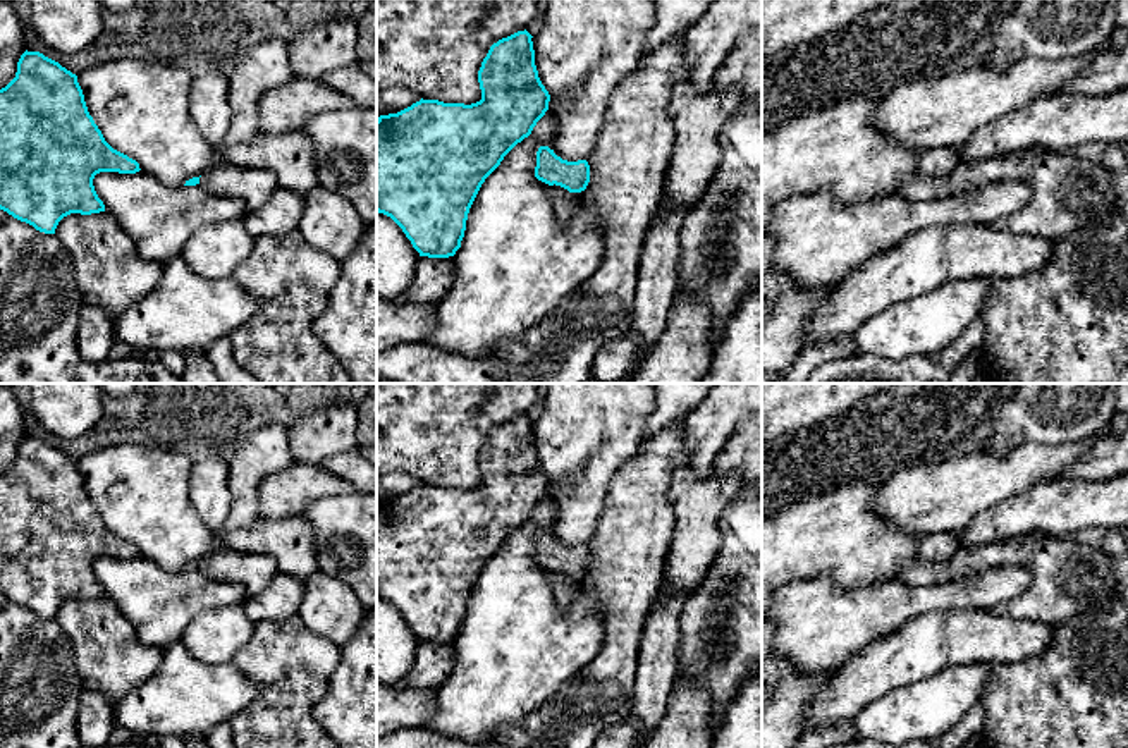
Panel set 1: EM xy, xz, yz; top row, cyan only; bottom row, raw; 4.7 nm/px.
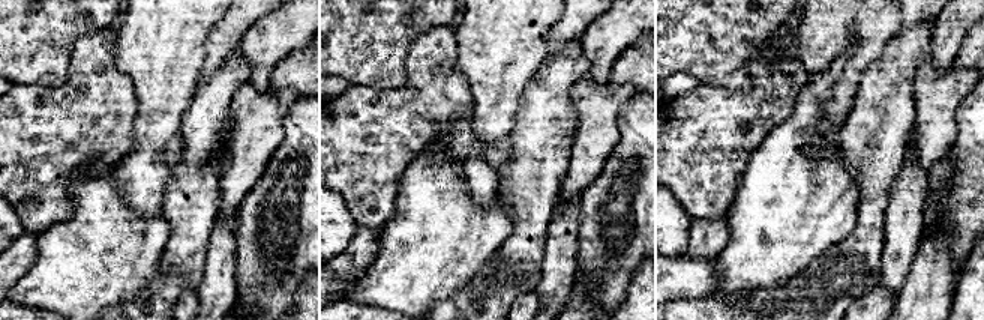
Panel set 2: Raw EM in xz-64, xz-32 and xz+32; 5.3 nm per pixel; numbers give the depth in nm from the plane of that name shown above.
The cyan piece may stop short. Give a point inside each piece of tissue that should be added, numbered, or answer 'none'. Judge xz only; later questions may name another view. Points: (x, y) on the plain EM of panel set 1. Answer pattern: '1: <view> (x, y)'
none

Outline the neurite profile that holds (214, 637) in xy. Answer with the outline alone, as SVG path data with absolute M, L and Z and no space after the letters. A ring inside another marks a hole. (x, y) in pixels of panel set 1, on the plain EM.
M242 605L212 609L191 619L181 641L203 664L232 664L236 653L251 640L254 626Z

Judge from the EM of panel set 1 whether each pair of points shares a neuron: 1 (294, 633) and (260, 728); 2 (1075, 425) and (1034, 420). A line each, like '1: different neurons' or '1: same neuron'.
1: same neuron
2: same neuron

